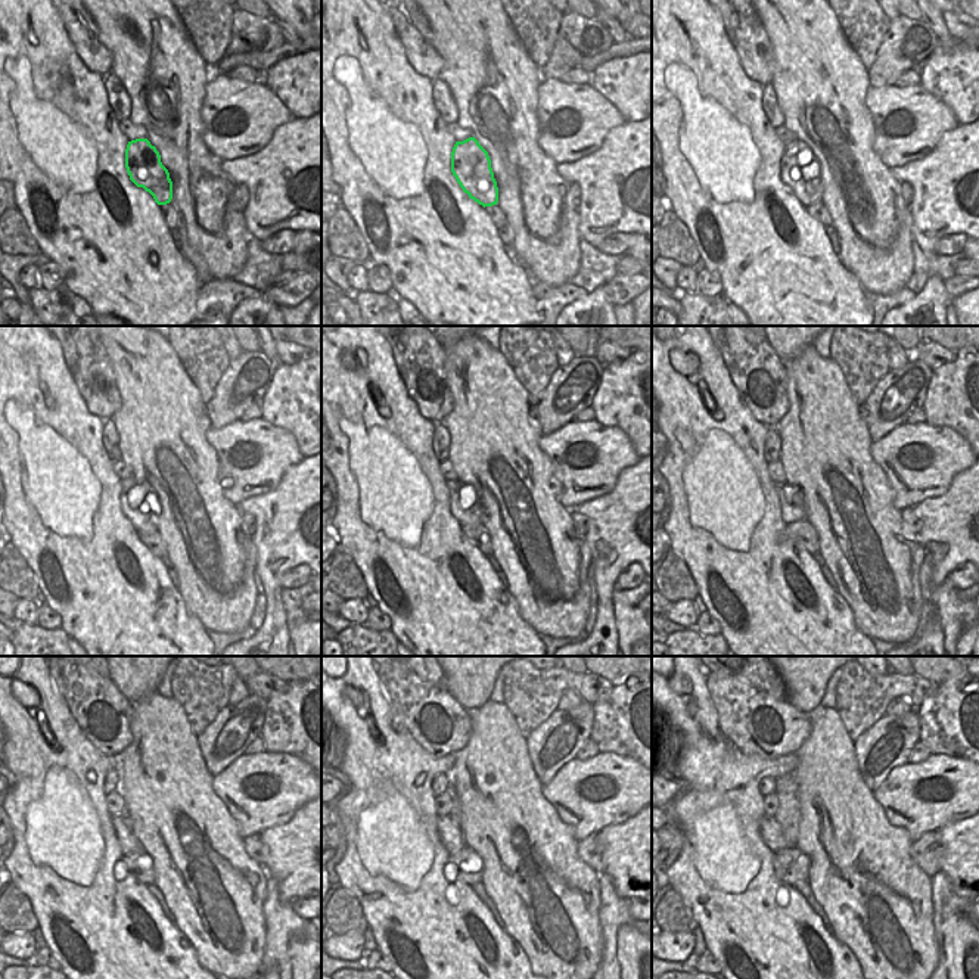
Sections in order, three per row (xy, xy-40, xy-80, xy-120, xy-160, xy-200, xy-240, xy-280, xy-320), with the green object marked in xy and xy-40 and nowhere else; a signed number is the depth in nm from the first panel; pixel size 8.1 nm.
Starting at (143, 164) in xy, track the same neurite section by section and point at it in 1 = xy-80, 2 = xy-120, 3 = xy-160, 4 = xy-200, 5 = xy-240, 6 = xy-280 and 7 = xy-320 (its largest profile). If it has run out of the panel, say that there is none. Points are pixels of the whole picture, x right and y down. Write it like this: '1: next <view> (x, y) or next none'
1: next xy-80 (799, 171)
2: next xy-120 (143, 515)
3: next xy-160 (469, 513)
4: next xy-200 (791, 513)
5: next xy-240 (127, 842)
6: next xy-280 (450, 833)
7: next xy-320 (770, 830)

